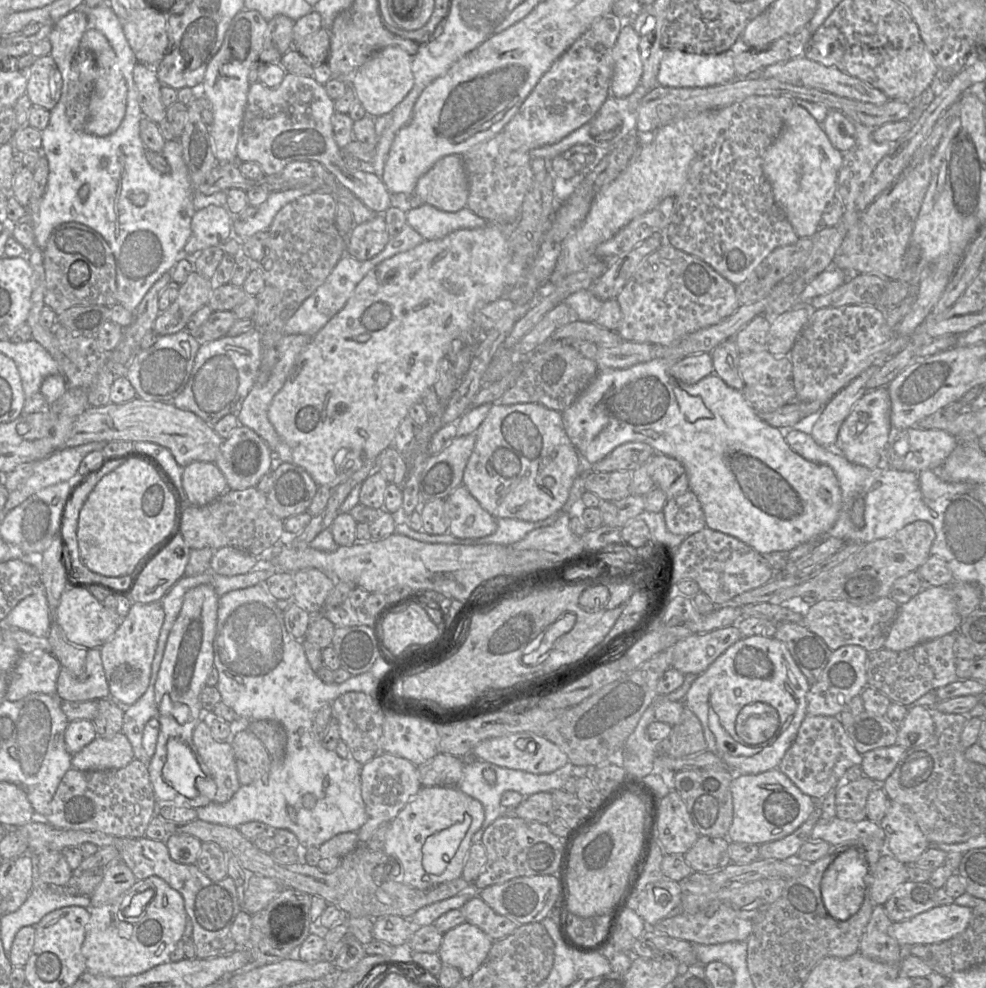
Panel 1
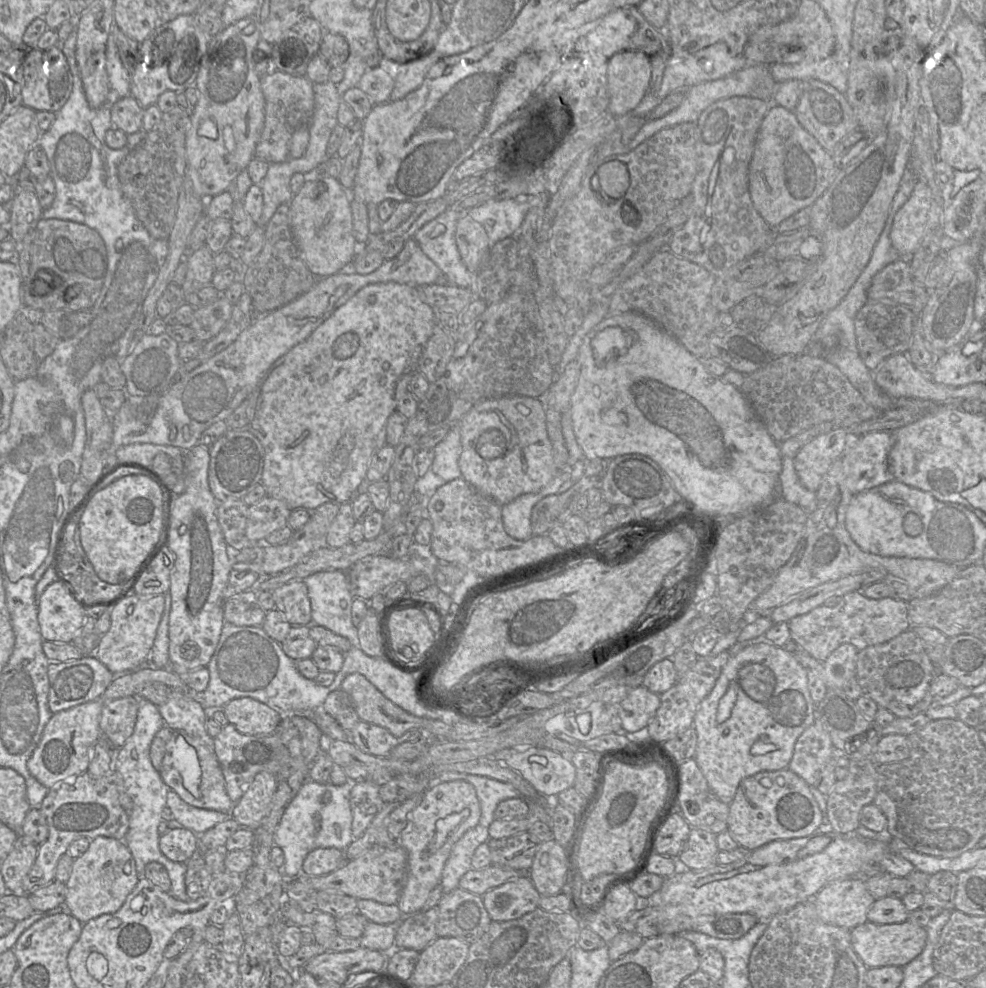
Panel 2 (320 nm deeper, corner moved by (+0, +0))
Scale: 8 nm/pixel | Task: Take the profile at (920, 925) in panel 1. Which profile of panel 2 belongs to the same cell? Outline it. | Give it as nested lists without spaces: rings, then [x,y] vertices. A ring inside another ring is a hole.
[[[907,920],[896,924],[876,924],[867,921],[851,929],[850,936],[854,951],[868,968],[904,967],[923,951],[927,940],[925,927]]]

